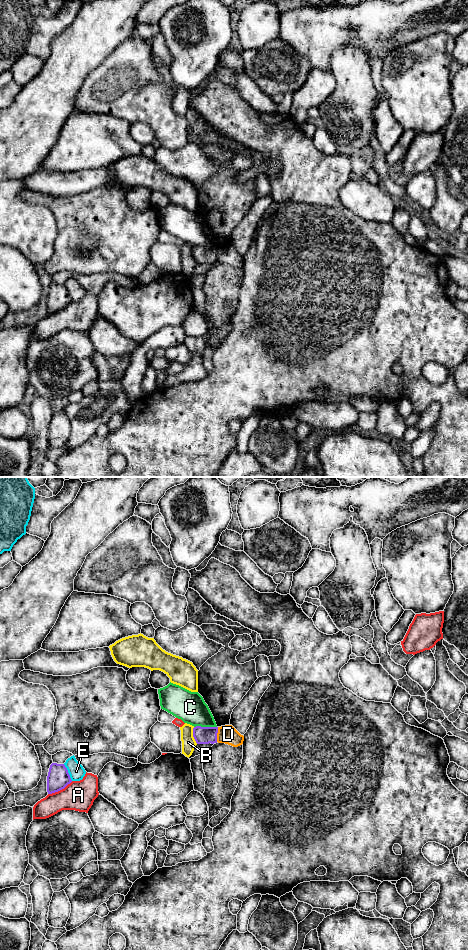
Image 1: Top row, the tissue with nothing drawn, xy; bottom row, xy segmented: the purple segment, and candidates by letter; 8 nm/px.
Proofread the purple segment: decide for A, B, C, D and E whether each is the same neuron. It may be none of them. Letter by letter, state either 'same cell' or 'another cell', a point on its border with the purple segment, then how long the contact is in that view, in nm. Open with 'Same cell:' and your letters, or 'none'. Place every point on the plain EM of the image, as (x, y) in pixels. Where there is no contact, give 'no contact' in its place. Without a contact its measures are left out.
Same cell: none
A: another cell | xy (60, 309) | 220 nm
B: another cell | xy (193, 255) | 140 nm
C: another cell | xy (205, 247) | 180 nm
D: another cell | xy (216, 254) | 120 nm
E: another cell | xy (67, 292) | 150 nm

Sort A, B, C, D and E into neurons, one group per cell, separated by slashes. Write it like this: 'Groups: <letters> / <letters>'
Groups: A / B / C / D / E

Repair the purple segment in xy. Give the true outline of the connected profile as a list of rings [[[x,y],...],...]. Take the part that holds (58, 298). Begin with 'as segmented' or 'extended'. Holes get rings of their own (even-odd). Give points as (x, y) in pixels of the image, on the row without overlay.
as segmented | [[[52,283],[47,296],[47,312],[52,314],[64,309],[72,302],[64,284]]]

